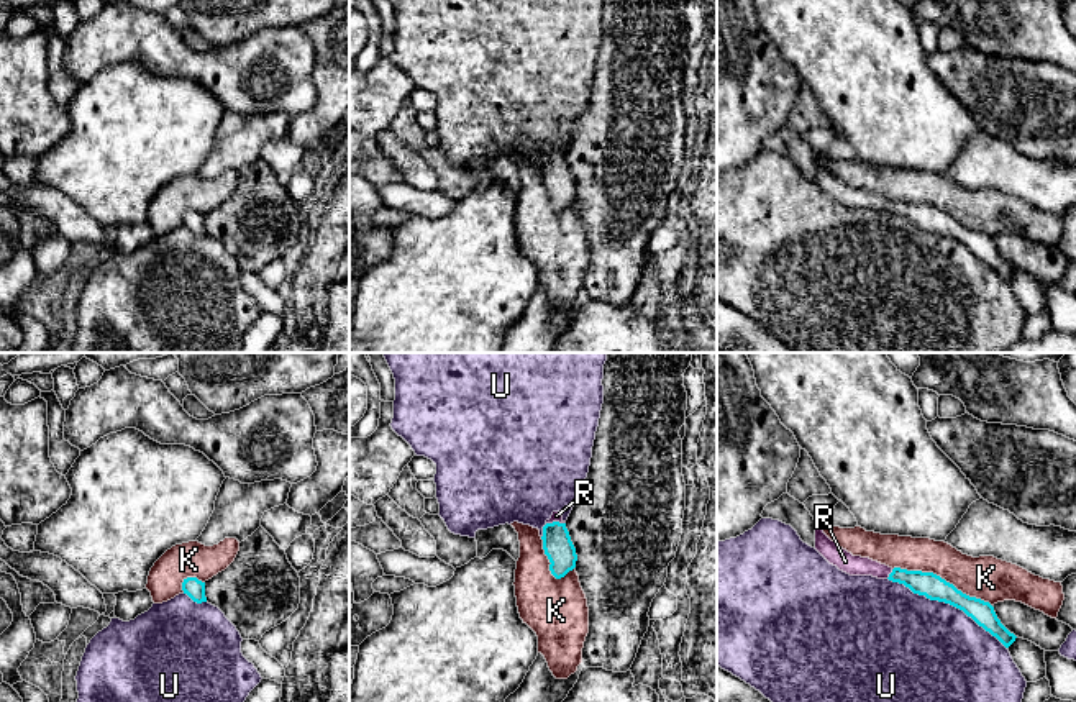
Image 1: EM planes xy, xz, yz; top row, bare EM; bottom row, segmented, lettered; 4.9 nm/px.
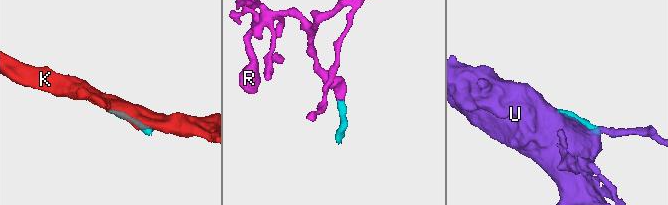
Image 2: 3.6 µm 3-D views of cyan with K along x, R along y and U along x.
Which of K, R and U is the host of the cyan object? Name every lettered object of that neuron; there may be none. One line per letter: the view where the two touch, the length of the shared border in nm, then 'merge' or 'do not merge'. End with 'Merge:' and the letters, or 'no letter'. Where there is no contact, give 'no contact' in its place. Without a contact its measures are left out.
K: yz | 500 nm | do not merge
R: yz | 60 nm | merge
U: yz | 700 nm | do not merge
Merge: R

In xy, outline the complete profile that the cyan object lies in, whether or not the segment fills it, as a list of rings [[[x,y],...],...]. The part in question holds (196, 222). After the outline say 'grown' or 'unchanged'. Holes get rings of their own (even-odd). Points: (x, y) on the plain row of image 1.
[[[197,210],[184,212],[182,223],[197,236],[207,235],[205,215],[198,213]]]; unchanged

